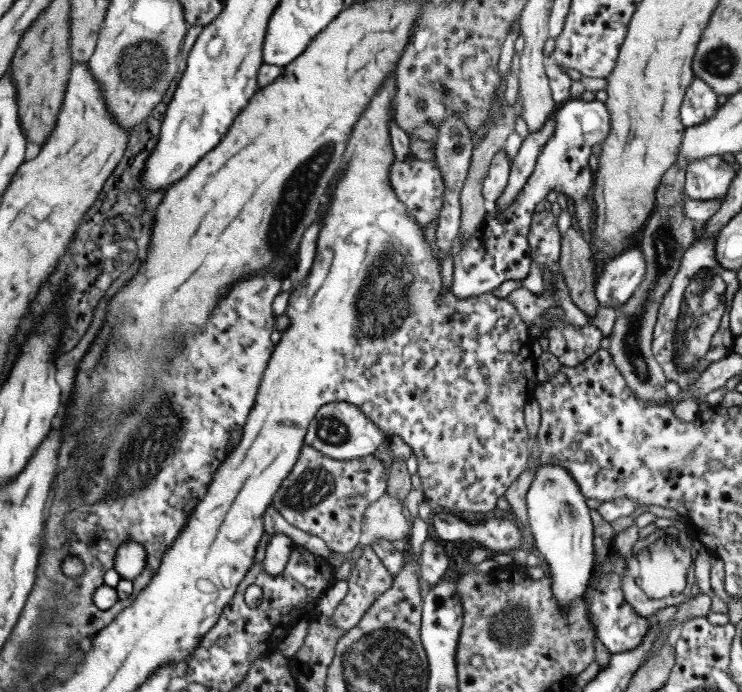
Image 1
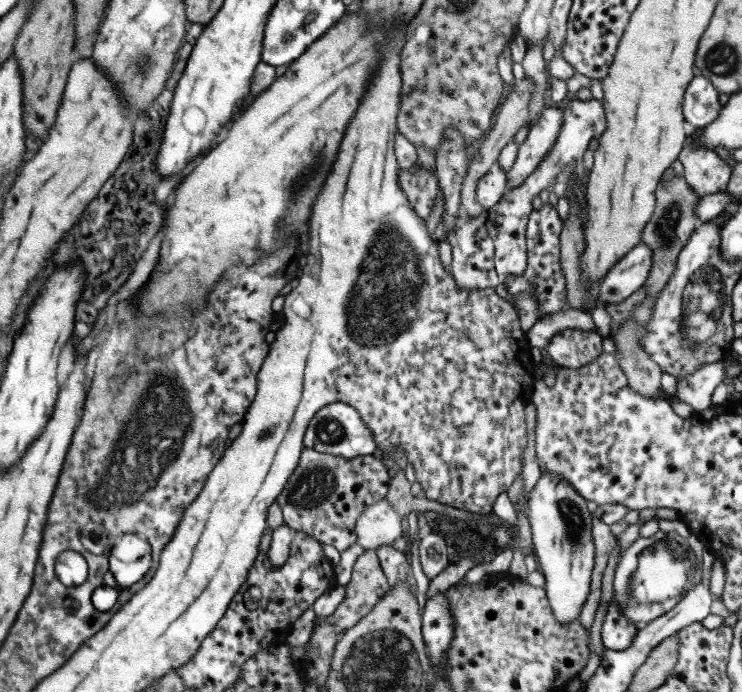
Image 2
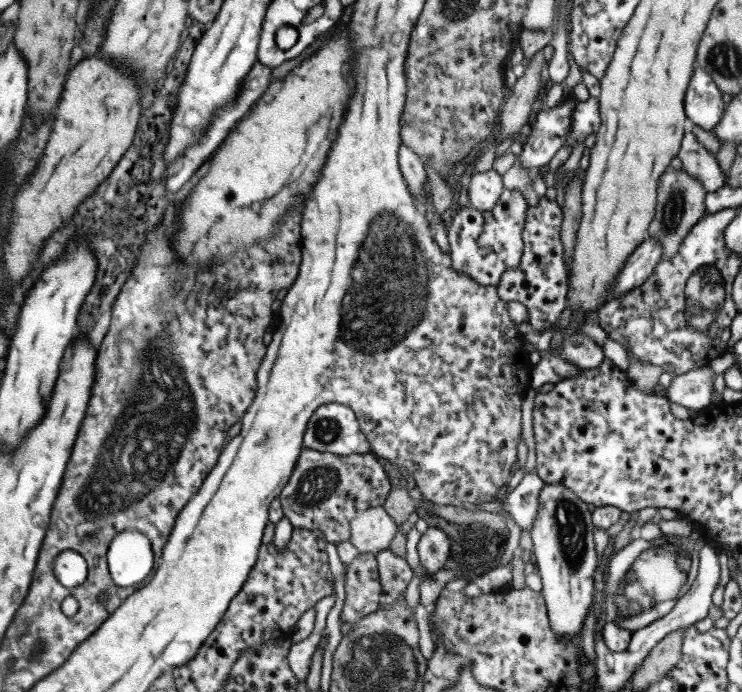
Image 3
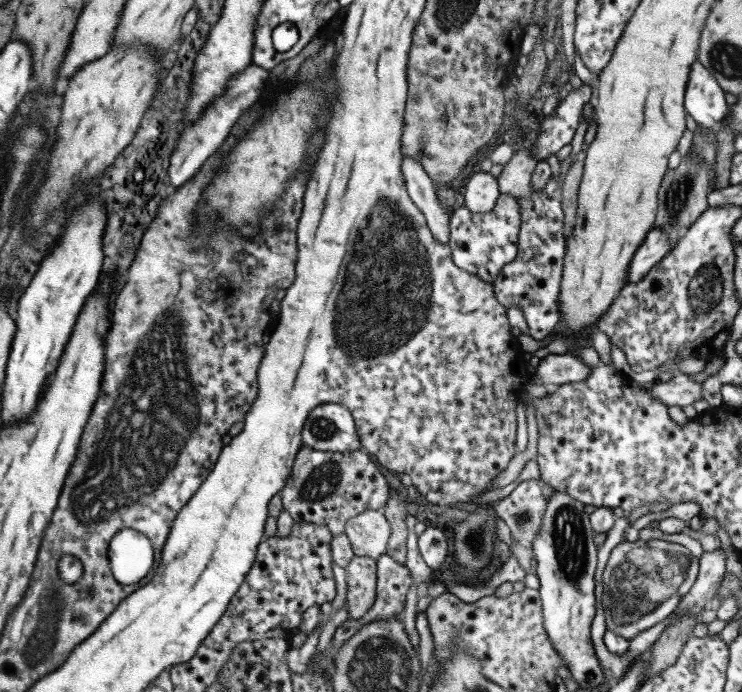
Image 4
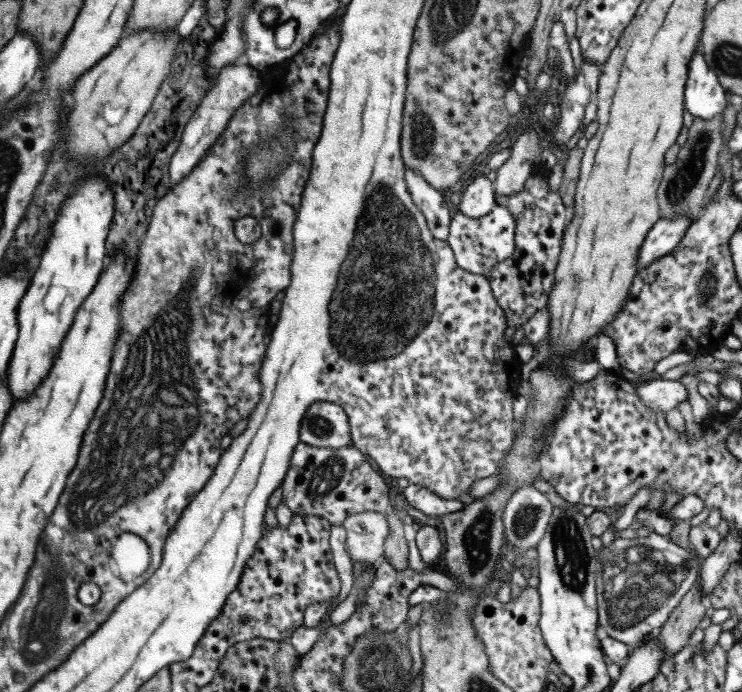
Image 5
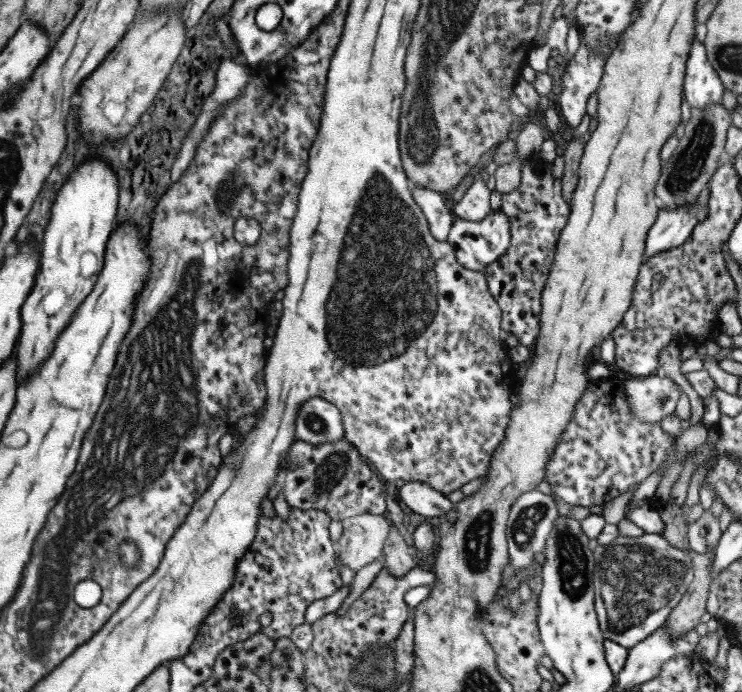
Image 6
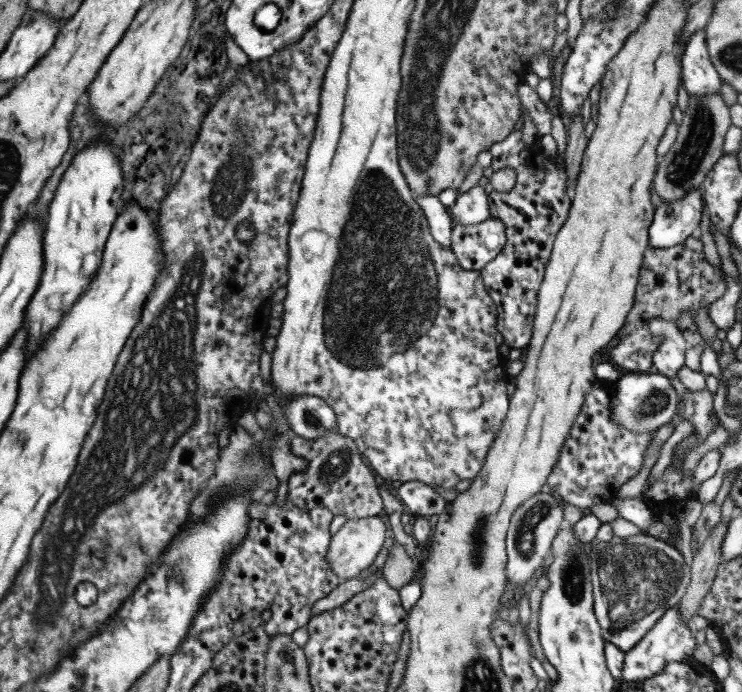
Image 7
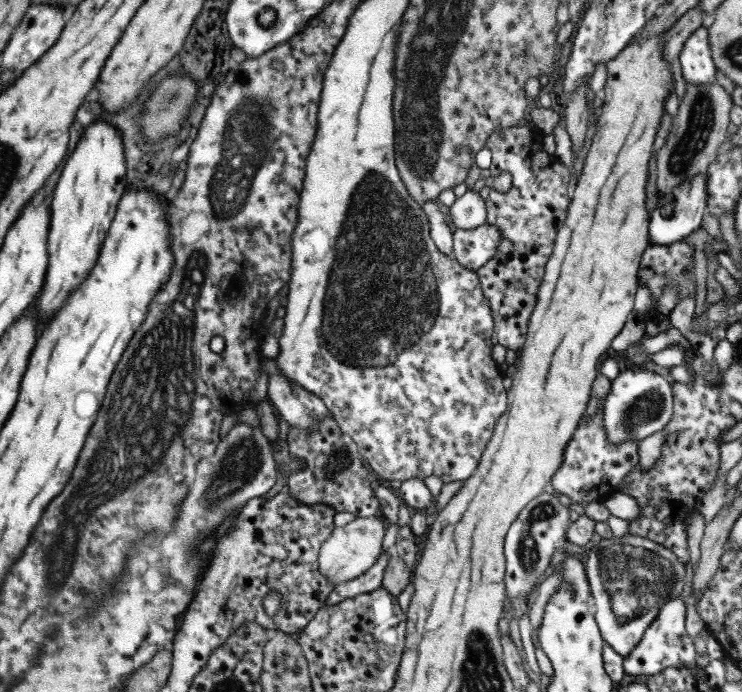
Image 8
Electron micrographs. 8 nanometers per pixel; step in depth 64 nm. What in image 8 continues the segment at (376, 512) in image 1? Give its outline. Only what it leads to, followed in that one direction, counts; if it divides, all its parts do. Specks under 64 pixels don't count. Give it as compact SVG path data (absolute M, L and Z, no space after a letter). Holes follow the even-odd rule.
M374 516L357 517L341 527L332 527L327 540L318 550L318 572L324 582L336 585L362 575L380 554L386 528L384 521Z

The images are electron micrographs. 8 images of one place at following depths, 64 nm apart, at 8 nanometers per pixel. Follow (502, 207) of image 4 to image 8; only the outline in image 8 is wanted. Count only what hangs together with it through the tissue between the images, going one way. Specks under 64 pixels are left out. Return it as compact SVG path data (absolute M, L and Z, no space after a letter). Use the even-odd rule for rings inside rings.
M483 223L471 230L452 229L452 256L463 269L476 272L495 254L499 231Z

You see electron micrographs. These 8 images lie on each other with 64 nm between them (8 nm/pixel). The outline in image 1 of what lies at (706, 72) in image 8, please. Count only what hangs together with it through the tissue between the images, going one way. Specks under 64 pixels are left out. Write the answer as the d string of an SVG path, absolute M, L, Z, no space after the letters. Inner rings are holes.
M694 78L685 89L679 116L684 128L705 122L718 109L716 94L703 82Z

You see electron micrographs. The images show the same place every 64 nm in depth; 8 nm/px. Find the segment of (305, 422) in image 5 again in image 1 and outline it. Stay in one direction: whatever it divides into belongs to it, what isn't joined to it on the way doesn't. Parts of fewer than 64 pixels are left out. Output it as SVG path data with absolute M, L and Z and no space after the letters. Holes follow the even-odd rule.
M340 401L323 404L310 420L303 438L305 445L318 450L322 455L348 461L371 455L385 436L357 407Z

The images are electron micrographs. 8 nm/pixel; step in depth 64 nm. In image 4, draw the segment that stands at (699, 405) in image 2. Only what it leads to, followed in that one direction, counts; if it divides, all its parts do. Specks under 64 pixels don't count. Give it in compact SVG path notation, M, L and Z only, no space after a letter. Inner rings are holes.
M679 372L666 382L656 379L649 383L649 390L645 392L648 392L653 399L663 403L665 407L693 406L696 400L703 399L700 389L702 382L693 381L689 376L691 375Z

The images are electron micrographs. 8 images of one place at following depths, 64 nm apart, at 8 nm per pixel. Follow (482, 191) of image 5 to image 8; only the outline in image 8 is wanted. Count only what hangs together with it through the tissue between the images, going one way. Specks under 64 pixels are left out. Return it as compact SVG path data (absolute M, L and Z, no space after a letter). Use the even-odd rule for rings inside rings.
M468 189L465 194L456 197L447 209L447 220L454 229L471 230L481 226L486 219L485 203L478 192Z

